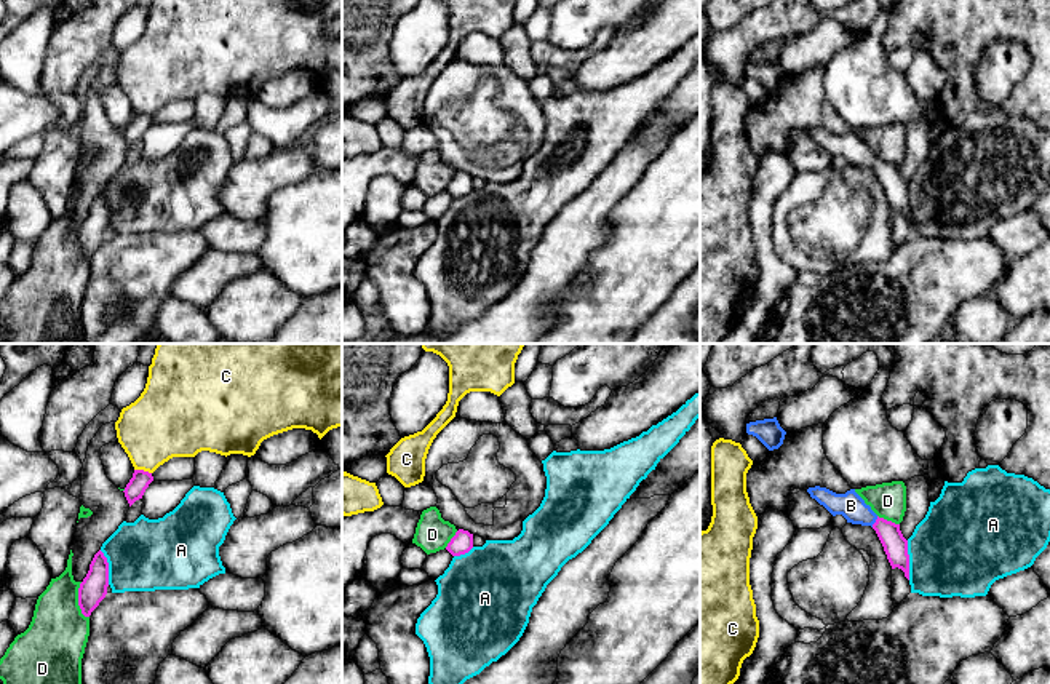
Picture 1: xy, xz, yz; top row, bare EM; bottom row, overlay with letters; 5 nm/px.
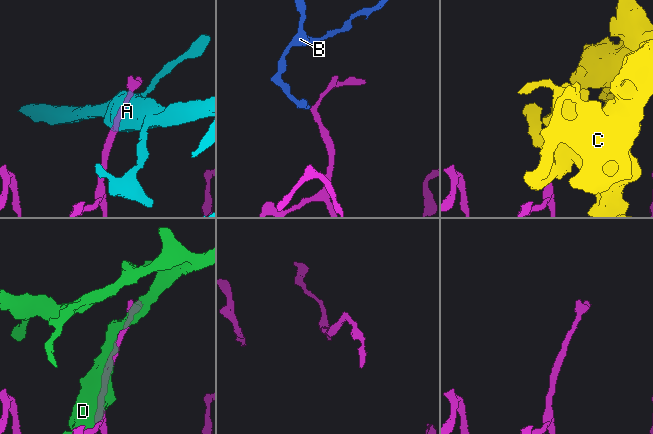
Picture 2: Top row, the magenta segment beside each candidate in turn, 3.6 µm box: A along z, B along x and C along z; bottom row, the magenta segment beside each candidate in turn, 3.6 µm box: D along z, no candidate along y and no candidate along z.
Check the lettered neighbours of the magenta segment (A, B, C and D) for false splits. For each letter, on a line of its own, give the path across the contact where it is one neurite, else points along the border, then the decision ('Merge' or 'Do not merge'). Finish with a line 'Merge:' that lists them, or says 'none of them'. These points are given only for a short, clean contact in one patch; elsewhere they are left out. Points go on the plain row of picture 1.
A: Boundary: yz (906, 182), (910, 221). Do not merge
B: Path across: yz (895, 187), (876, 163), (859, 155), (851, 147). Merge
C: Boundary: xy (135, 111), (151, 115). Do not merge
D: Do not merge
Merge: B

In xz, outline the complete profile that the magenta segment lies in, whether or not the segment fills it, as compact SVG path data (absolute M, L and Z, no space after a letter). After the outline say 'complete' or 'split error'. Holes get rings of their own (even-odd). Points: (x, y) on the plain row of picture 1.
M459 171L446 189L446 192L452 198L465 197L471 190L473 190L473 176L470 176L468 173L463 173L463 171Z; complete

